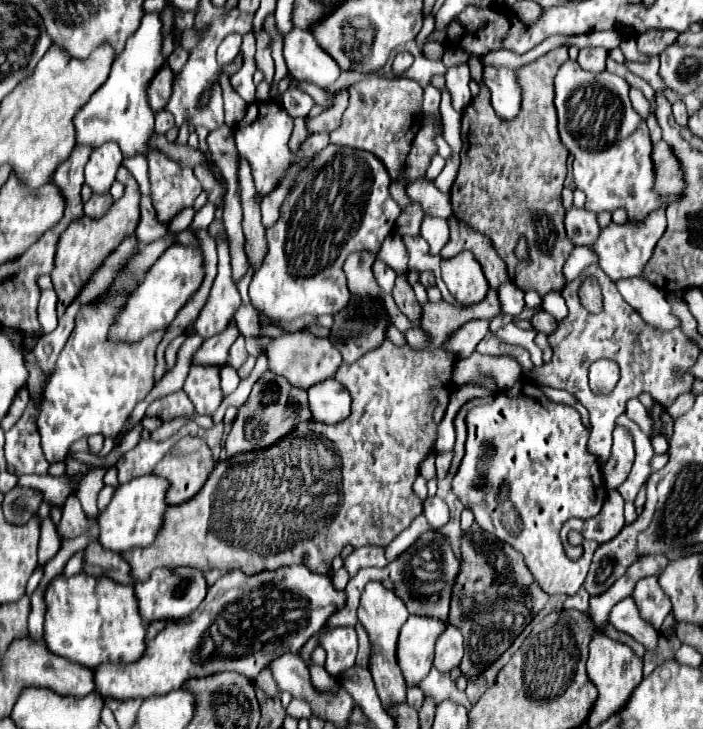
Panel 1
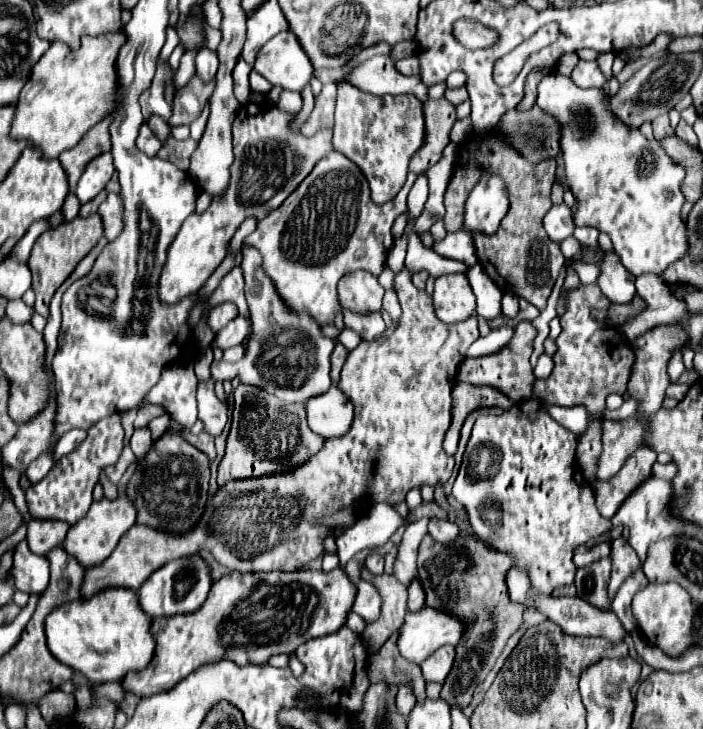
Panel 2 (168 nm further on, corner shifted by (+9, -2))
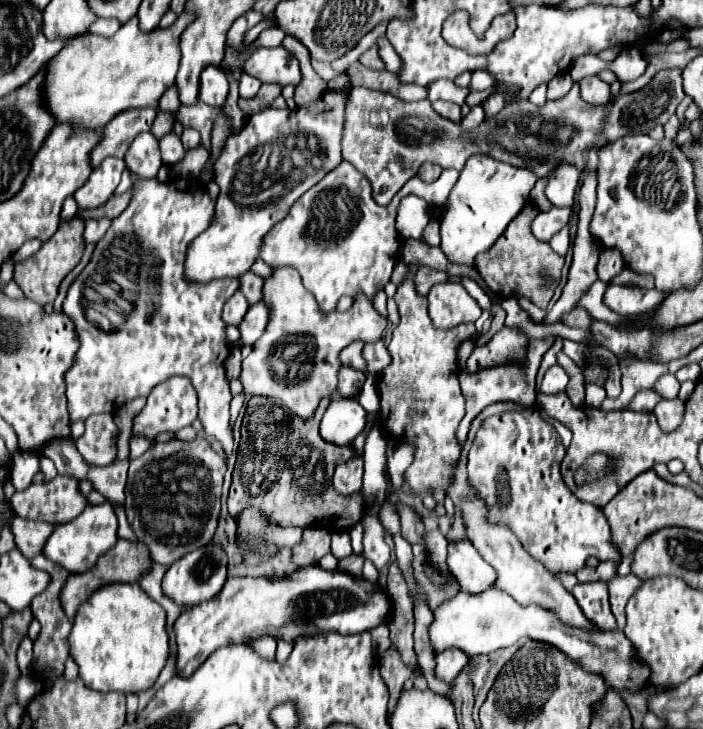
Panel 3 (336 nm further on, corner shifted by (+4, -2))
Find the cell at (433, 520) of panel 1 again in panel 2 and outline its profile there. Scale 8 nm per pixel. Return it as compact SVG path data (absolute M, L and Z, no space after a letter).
M431 520L429 522L429 534L435 542L441 542L441 544L451 544L451 542L457 542L459 536L461 536L461 530L455 522L449 522L449 520Z

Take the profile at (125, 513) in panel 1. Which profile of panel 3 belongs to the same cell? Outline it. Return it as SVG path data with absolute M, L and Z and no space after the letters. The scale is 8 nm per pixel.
M104 502L100 506L86 506L86 510L78 518L66 524L58 524L54 534L44 546L44 554L62 568L66 568L68 572L82 574L92 570L98 558L104 556L116 544L116 540L118 540L118 518L110 502Z

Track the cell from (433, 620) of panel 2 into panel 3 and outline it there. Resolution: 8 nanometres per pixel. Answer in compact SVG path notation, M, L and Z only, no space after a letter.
M496 588L484 590L482 594L468 594L460 590L454 598L444 600L432 614L434 620L428 626L428 642L436 654L446 648L460 648L468 656L480 656L512 646L520 638L528 636L558 646L564 654L576 658L588 672L602 674L606 684L614 690L622 690L622 688L638 690L638 686L644 680L648 680L650 674L644 662L636 662L632 652L632 642L624 636L624 632L620 630L586 632L586 630L570 628L562 624L558 618L554 618L550 610L544 610L536 604L524 608L514 598L510 598L508 594Z

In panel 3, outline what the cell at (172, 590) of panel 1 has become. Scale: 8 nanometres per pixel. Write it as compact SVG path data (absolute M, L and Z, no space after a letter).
M206 544L198 550L182 556L166 570L164 580L162 580L162 592L174 604L178 604L182 608L192 608L204 600L214 598L222 590L222 586L226 582L226 566L228 566L228 558L226 558L224 550L218 544Z

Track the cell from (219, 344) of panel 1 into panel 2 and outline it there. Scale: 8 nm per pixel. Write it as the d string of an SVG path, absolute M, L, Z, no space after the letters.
M237 316L233 322L229 322L221 332L217 332L215 340L217 344L227 350L231 346L243 344L243 340L249 336L249 320L243 316Z

